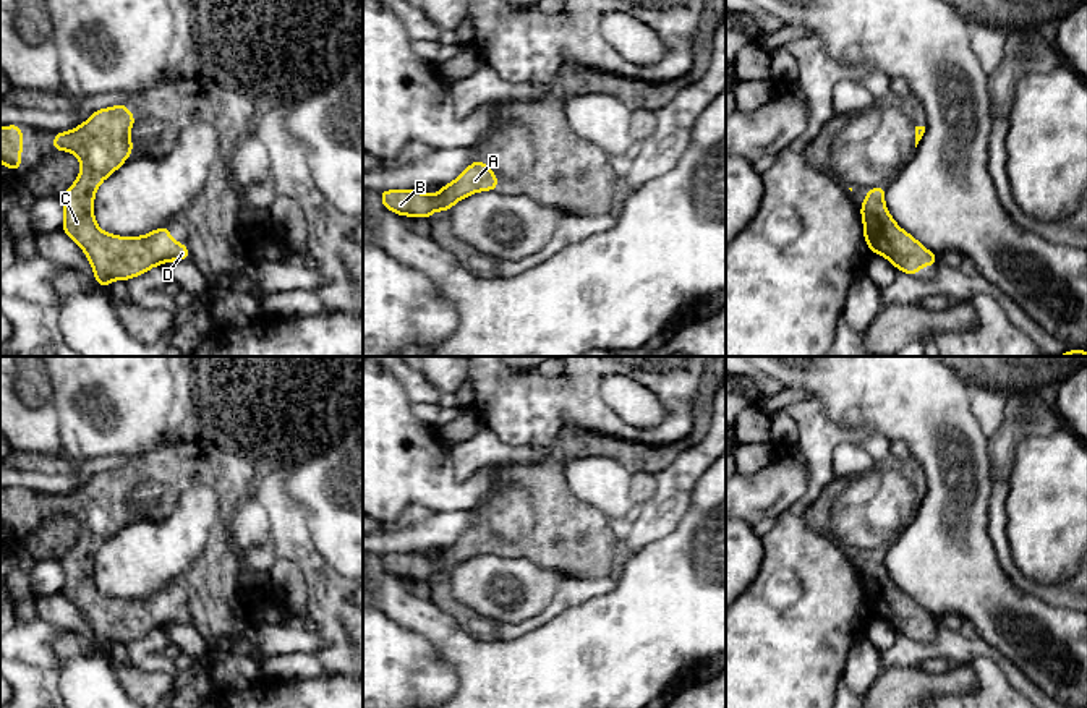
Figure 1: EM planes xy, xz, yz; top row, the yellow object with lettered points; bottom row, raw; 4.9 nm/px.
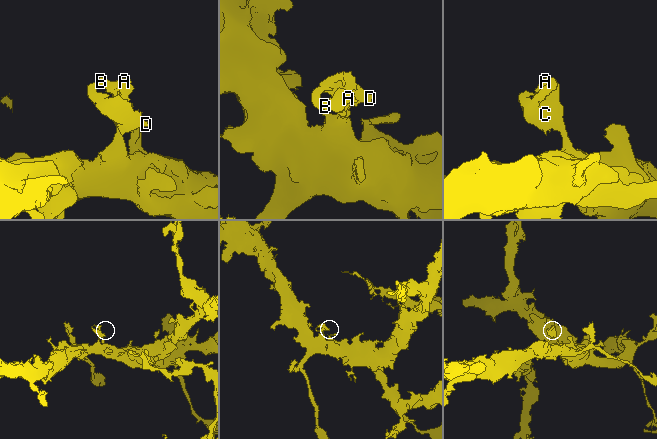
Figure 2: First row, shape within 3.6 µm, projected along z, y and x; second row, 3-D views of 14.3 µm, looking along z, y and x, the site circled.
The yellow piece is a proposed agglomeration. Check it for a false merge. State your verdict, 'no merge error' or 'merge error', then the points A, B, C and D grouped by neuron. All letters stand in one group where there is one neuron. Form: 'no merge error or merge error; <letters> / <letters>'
no merge error; A B C D

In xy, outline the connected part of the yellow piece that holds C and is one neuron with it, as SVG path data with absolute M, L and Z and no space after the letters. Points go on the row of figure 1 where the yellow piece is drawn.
M126 102L100 110L79 126L53 133L52 151L68 151L81 162L75 183L60 196L65 209L62 232L86 254L94 280L109 288L112 280L130 280L172 261L188 261L186 243L177 243L168 224L141 237L118 237L99 228L94 198L100 183L118 170L133 152L130 130L136 115Z

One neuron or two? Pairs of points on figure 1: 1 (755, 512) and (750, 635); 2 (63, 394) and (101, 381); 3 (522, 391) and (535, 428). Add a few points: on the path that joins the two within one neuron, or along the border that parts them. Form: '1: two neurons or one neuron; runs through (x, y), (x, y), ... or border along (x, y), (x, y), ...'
1: two neurons; border along (788, 509), (768, 524)
2: one neuron; runs through (73, 394), (91, 389)
3: one neuron; runs through (522, 400), (535, 418)

